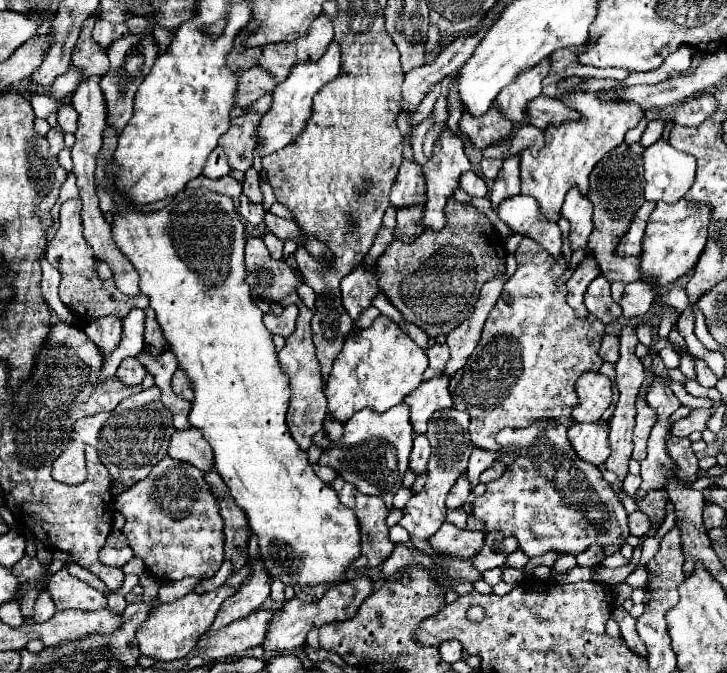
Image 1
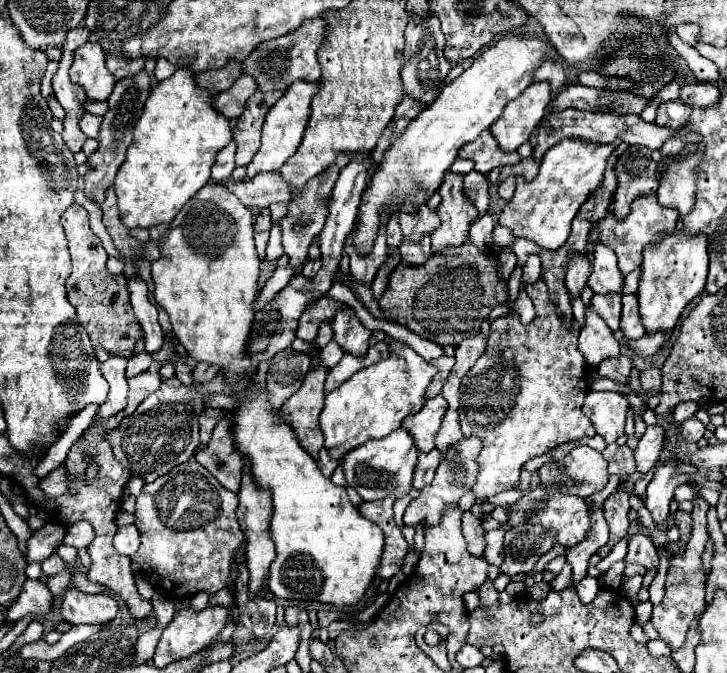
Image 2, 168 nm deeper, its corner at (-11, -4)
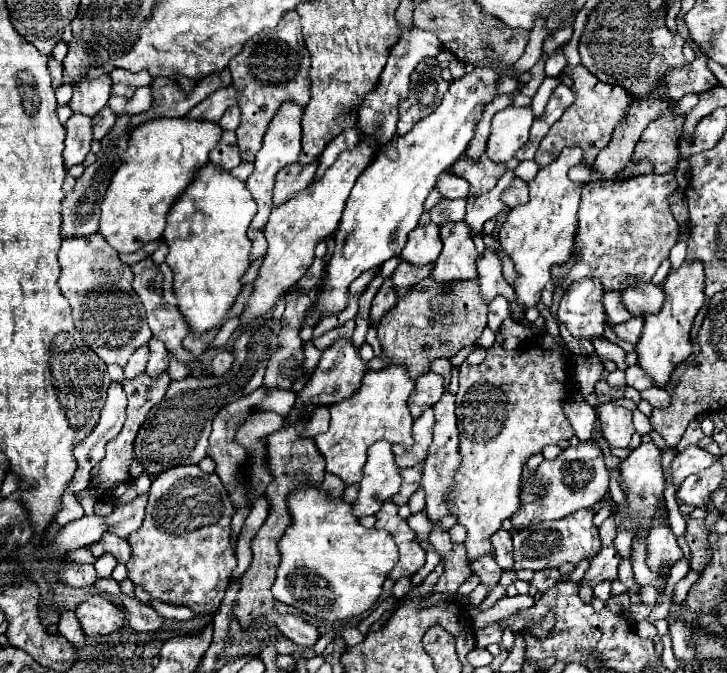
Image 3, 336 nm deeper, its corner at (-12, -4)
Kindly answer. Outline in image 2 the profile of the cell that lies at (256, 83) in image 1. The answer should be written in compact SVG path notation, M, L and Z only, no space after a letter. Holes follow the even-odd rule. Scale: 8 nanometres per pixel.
M243 74L235 80L235 84L229 90L213 96L213 108L225 118L239 118L245 102L253 92L255 92L255 80Z

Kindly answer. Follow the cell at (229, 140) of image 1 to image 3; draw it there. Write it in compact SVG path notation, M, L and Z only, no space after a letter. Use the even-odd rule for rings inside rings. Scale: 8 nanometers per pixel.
M288 12L284 14L280 26L262 30L260 34L250 38L244 50L230 62L230 72L234 78L234 88L242 90L242 122L236 130L240 156L244 162L254 162L254 156L262 146L266 128L274 118L276 110L280 108L280 104L292 100L300 106L306 106L310 100L310 54L304 46L300 16L296 12Z

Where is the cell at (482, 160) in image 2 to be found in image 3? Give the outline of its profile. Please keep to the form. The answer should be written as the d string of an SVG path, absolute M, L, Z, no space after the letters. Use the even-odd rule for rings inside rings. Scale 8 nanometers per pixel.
M486 154L480 156L480 160L464 156L460 162L456 162L456 166L452 166L452 172L470 182L470 194L482 194L486 190L492 190L498 178L506 172L506 164L492 162Z

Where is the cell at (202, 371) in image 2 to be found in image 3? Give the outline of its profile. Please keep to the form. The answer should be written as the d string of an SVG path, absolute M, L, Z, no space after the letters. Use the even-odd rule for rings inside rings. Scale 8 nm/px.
M222 350L222 352L218 352L214 356L214 360L210 364L210 372L216 374L216 376L218 374L226 374L230 370L230 366L232 366L232 354L228 350Z

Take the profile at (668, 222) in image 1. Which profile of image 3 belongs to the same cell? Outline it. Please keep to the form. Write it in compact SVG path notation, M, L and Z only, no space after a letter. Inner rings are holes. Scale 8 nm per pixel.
M684 262L676 272L668 272L666 280L660 284L666 298L660 314L644 314L644 332L636 344L638 366L648 372L654 380L654 386L666 386L676 364L686 360L692 354L690 346L690 328L694 316L704 304L704 266L698 262Z

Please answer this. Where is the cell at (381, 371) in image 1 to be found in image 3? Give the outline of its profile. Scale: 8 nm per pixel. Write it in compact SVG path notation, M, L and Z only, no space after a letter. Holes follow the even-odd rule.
M392 364L384 370L368 370L362 386L348 400L340 400L340 404L330 408L332 420L328 432L314 436L318 450L326 458L326 472L340 476L344 484L358 484L366 462L366 448L370 444L376 440L388 440L410 448L414 418L408 410L408 398L414 388L416 382L410 378L404 364Z

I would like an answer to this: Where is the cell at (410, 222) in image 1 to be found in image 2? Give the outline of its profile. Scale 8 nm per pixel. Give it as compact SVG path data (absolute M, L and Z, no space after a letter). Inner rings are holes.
M423 238L423 242L419 242L419 246L411 244L411 242L403 242L399 246L399 254L401 254L401 262L407 266L421 266L431 258L431 246L429 240Z

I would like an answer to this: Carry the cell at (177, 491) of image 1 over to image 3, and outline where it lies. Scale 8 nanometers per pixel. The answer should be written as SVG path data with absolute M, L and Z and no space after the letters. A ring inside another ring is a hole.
M176 466L158 474L148 492L144 524L132 534L132 538L128 538L132 548L132 558L126 562L128 578L134 584L142 584L152 598L166 604L188 606L194 614L216 612L230 582L230 572L236 566L230 528L232 510L234 506L216 472L208 474L198 466Z

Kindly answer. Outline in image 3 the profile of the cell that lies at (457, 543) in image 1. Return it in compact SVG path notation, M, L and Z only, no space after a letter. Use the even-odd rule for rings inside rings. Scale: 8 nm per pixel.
M498 530L492 534L492 546L494 546L494 560L502 570L512 568L512 538L506 530Z

